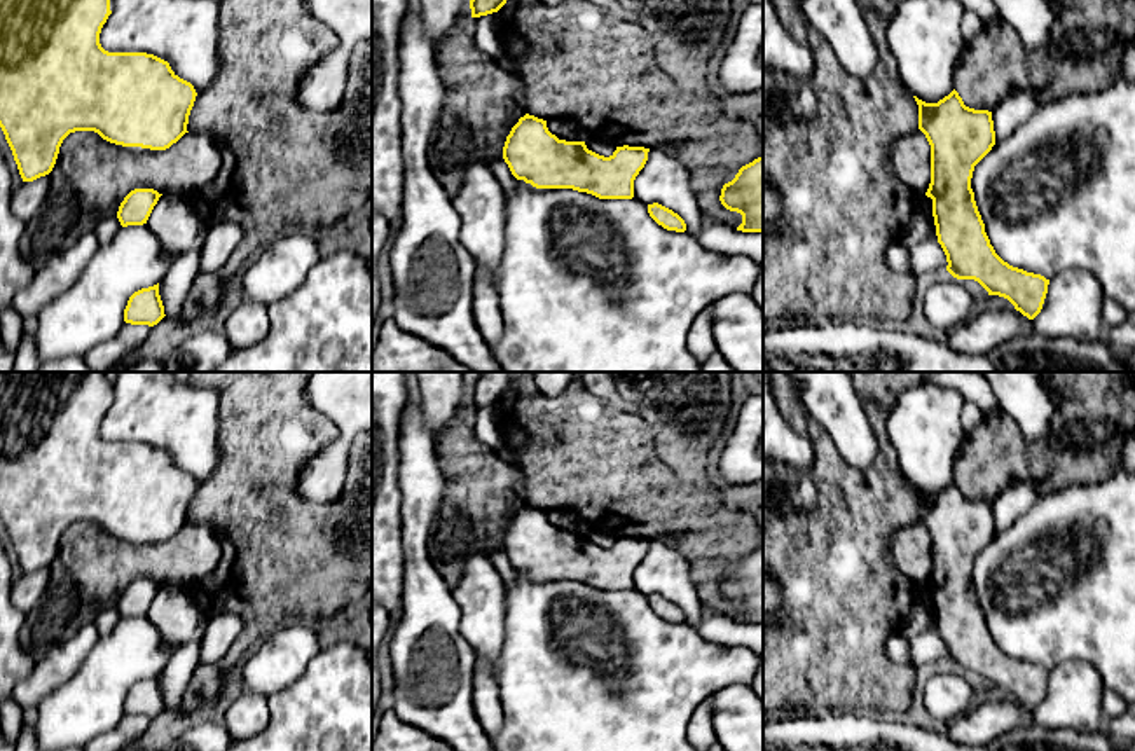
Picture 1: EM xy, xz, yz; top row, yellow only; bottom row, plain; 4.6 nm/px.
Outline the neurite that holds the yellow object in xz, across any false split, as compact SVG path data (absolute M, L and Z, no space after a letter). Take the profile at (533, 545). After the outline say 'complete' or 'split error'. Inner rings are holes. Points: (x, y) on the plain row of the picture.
M526 505L512 519L503 550L517 571L536 580L573 580L599 590L632 590L634 571L650 540L616 538L609 547L587 540L585 533L559 531L547 512Z; complete

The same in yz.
M955 480L938 494L913 489L918 496L918 520L931 536L931 575L925 587L932 590L936 627L946 646L946 662L957 671L978 672L988 686L1008 690L1016 702L1034 711L1042 700L1049 671L1013 658L995 644L971 580L974 557L995 536L992 503L966 498Z; complete

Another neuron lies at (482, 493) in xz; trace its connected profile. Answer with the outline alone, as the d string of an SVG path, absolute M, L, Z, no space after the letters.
M470 396L463 400L461 410L437 435L435 451L445 477L445 489L438 520L431 529L430 550L435 569L452 589L461 580L468 557L487 555L492 545L503 545L512 519L527 505L526 480L515 465L505 463L498 452L477 438Z

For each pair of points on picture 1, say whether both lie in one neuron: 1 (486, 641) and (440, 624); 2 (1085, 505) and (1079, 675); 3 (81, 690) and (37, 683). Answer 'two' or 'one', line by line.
1: two
2: two
3: two

